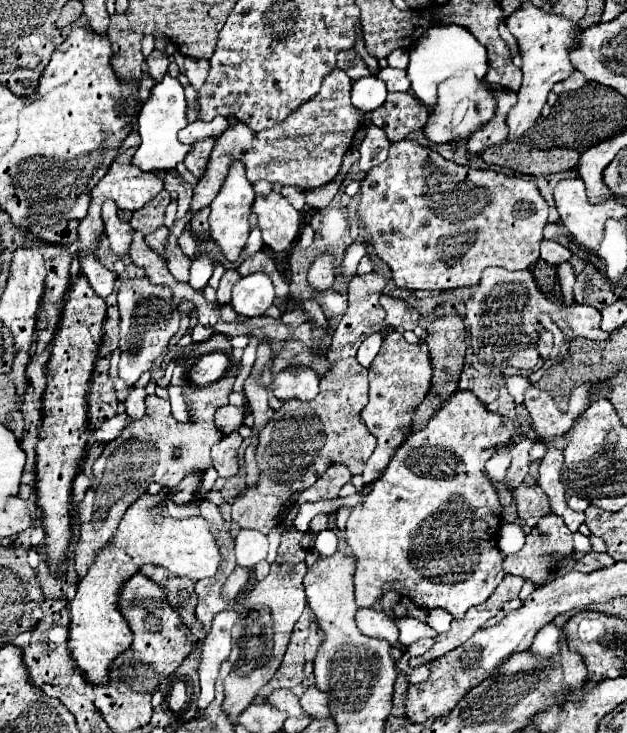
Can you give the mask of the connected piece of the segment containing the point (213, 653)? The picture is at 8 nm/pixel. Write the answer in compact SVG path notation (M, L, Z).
M235 608L215 614L211 632L203 640L203 654L201 654L201 666L199 666L201 694L199 694L199 700L197 700L199 710L205 710L213 702L215 678L217 678L221 662L225 658L229 658L229 652L231 652L231 628L237 622L237 618L239 618L239 612Z

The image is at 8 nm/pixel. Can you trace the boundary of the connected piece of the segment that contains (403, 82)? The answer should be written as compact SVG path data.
M381 68L377 74L379 80L387 84L389 92L407 92L409 90L409 80L405 76L405 70L395 70L395 68Z

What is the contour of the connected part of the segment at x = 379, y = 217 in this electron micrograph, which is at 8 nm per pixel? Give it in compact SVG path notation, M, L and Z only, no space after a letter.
M399 140L399 142L391 144L387 160L379 166L373 166L365 174L365 178L361 182L361 190L359 190L359 204L357 204L357 218L363 226L365 242L391 268L391 282L397 288L407 288L407 290L449 290L449 288L459 288L459 286L473 286L473 284L479 284L481 272L489 266L501 266L507 270L529 268L531 264L535 264L539 260L539 244L543 240L543 228L547 224L547 214L549 214L549 204L541 196L541 192L533 180L523 180L519 176L505 176L505 174L499 174L493 170L475 170L469 166L461 166L457 162L445 160L439 152L435 152L431 148L417 146L417 142L413 142L413 140Z

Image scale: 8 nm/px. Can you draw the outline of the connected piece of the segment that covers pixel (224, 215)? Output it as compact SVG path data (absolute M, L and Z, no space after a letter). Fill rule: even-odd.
M233 162L229 166L229 172L225 176L225 184L221 186L221 190L217 192L217 196L211 202L211 216L209 216L209 224L211 224L211 238L221 246L221 252L227 256L229 262L235 262L247 242L247 236L251 232L247 216L251 212L255 200L255 192L251 182L245 176L245 166L241 166L241 162Z

